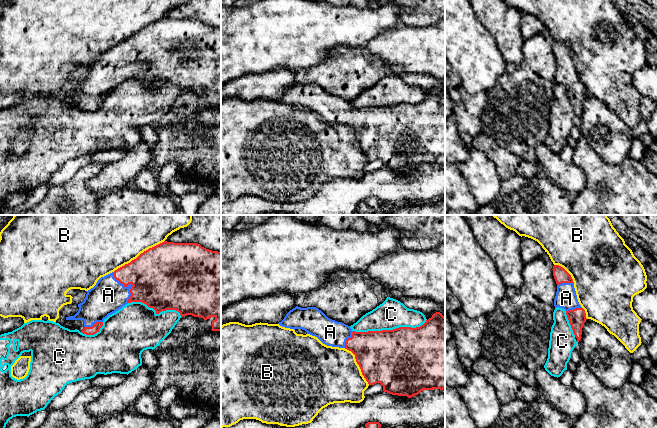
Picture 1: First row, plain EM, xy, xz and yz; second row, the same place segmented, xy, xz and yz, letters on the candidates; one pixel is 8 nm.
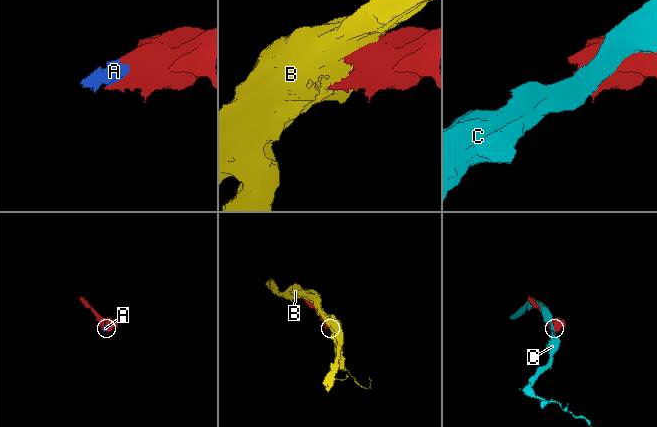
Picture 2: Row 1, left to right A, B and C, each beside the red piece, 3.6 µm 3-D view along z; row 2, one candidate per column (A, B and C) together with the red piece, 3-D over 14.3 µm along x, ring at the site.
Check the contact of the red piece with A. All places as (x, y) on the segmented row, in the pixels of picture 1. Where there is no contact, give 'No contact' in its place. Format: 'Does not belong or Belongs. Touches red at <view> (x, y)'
Belongs. Touches red at xy (129, 283)

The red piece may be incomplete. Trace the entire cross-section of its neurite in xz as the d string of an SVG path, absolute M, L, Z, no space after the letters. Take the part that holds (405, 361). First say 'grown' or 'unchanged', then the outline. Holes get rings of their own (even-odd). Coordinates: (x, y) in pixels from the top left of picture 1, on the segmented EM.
grown; M296 306L278 324L305 330L327 346L351 351L368 384L380 383L389 394L411 398L423 390L445 389L445 317L440 312L416 328L355 332L350 326L328 318L316 307Z

